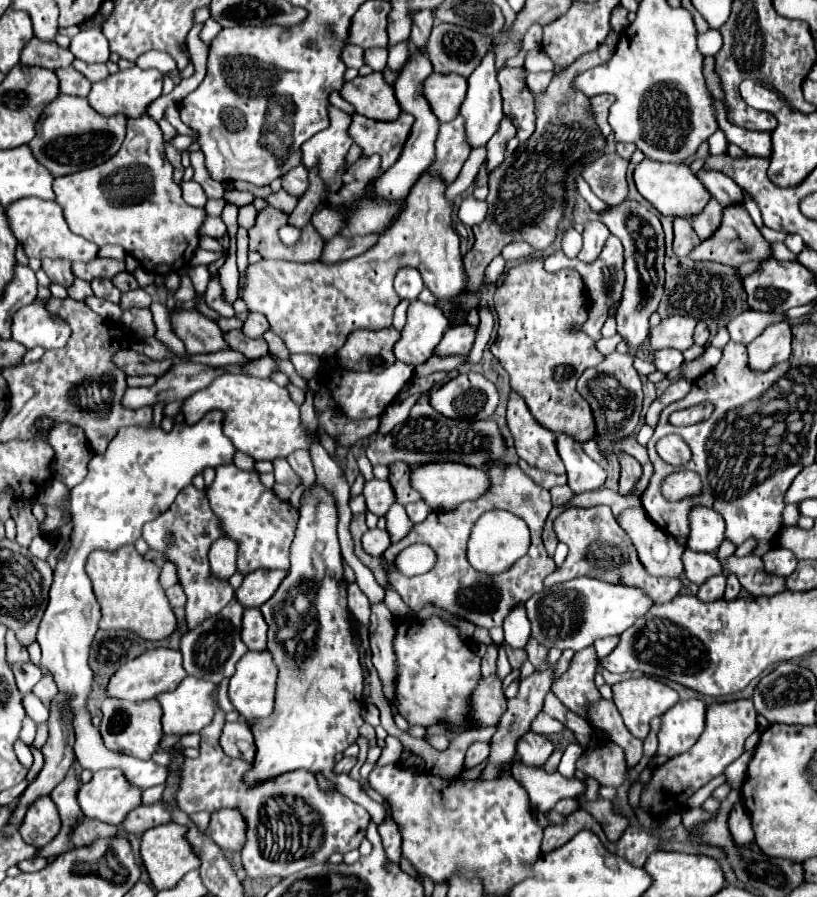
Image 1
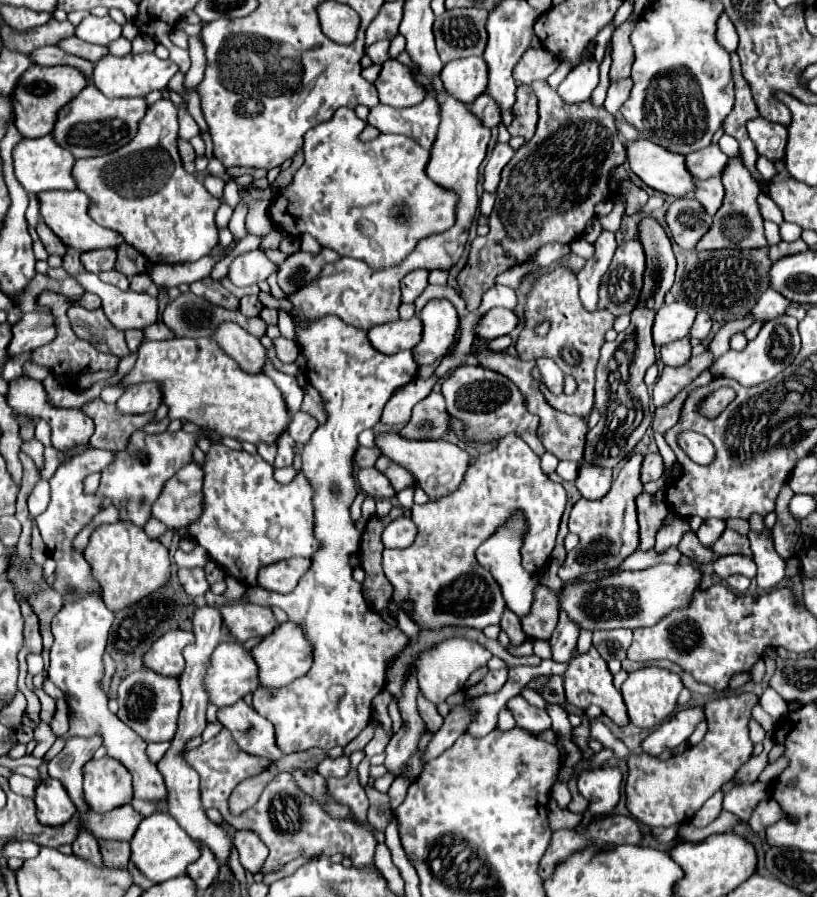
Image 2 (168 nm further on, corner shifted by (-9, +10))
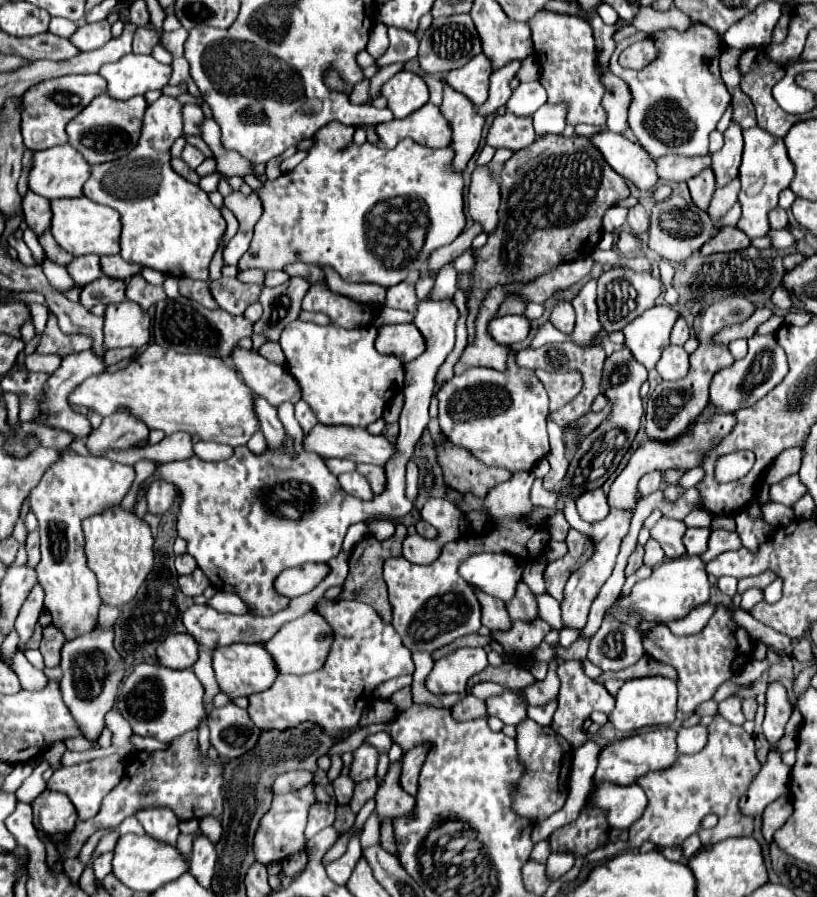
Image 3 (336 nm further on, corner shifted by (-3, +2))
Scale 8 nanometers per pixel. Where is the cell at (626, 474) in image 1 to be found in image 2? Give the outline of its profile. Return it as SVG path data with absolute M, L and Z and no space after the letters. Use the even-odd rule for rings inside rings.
M645 454L641 464L641 480L657 480L663 476L663 458L659 454Z

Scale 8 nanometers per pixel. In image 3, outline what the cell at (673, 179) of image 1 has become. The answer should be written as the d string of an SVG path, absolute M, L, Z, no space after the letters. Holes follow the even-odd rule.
M601 130L589 140L603 154L605 162L625 180L631 180L637 188L651 190L657 184L659 176L655 172L653 158L639 144L611 130Z

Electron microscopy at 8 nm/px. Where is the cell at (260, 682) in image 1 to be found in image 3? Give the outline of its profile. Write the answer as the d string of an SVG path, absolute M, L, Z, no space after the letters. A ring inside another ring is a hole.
M311 608L303 616L283 624L279 628L279 632L265 646L271 652L281 674L297 674L299 676L299 674L309 674L309 672L319 670L327 660L331 644L333 644L333 628L325 622L325 618L315 608Z

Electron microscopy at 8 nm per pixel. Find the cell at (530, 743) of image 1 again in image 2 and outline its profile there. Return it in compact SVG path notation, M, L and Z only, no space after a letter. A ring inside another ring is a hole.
M515 696L507 702L507 708L513 712L515 722L521 730L527 730L529 734L537 736L545 730L551 728L551 718L545 710L531 706L527 700L523 700L521 696Z

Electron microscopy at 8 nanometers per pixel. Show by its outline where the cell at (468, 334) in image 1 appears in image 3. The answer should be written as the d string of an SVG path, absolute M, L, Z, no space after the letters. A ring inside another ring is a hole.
M501 316L489 322L489 334L503 346L513 346L529 336L531 320L525 316Z

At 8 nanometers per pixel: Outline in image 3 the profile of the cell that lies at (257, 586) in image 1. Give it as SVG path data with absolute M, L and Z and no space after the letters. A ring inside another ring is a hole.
M303 564L297 568L283 570L275 580L275 588L279 590L279 594L287 598L295 598L311 592L327 574L329 574L327 564Z

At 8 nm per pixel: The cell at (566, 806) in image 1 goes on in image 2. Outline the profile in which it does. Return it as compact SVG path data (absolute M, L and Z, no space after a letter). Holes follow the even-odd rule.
M555 782L555 784L553 784L551 796L555 798L555 802L557 802L561 808L565 808L565 806L571 802L571 792L569 792L567 784L563 784L563 782Z

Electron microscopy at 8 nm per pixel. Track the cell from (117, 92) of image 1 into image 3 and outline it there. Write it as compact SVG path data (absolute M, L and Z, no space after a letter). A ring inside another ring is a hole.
M127 54L115 64L105 64L99 74L107 80L107 94L117 100L161 90L171 76L171 66L157 62L153 56Z

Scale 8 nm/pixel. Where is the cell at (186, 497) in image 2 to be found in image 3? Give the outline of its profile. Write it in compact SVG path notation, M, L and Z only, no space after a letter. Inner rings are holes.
M163 480L151 482L147 490L147 502L149 502L149 512L153 514L167 512L175 502L175 486Z

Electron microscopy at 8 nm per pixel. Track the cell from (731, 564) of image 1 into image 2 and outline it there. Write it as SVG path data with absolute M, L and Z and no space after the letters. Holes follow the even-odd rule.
M725 530L721 534L721 538L715 542L715 546L711 546L715 550L717 556L727 556L727 554L741 554L741 556L751 556L751 548L749 548L749 538L739 536L733 530Z

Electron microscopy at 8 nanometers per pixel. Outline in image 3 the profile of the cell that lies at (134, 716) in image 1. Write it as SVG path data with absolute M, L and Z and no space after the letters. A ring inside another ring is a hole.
M139 664L121 684L117 696L117 710L131 724L139 736L151 736L159 742L171 742L187 730L199 728L207 716L205 710L205 688L195 676L193 668L183 672L163 668L161 664Z

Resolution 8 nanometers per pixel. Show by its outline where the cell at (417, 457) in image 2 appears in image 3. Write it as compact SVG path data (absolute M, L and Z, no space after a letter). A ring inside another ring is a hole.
M317 424L311 428L311 432L305 436L305 448L323 456L323 458L347 458L353 460L355 464L365 462L365 464L377 464L383 466L385 460L389 460L395 452L395 446L383 436L373 436L365 428L353 428L353 426L325 426Z

